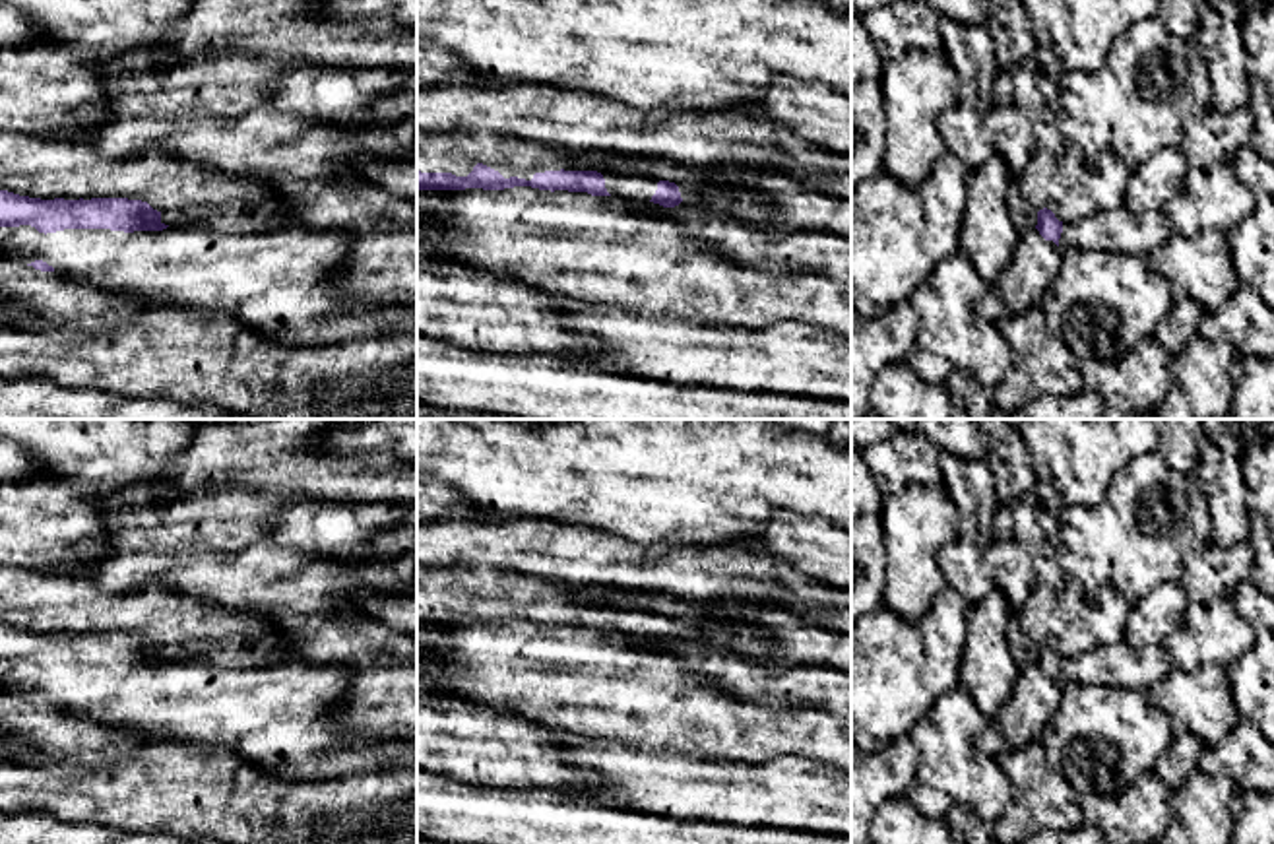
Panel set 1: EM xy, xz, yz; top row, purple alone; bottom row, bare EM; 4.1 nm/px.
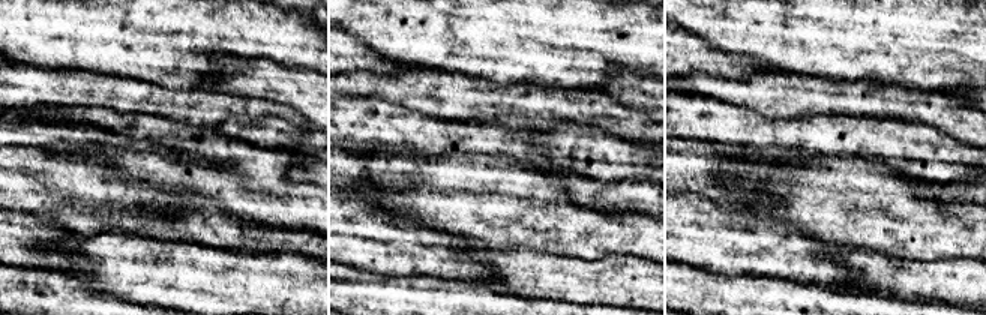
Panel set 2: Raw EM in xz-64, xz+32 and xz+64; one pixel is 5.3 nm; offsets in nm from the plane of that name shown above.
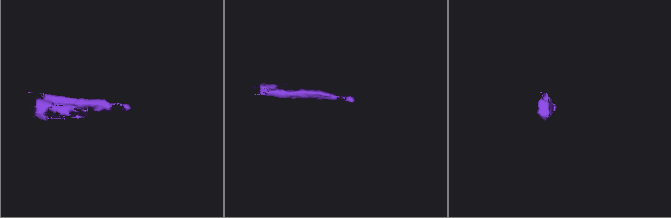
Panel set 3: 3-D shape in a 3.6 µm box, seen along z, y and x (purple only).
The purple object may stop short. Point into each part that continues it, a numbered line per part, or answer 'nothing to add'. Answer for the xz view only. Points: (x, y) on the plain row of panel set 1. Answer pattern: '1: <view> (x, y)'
1: xz (456, 586)

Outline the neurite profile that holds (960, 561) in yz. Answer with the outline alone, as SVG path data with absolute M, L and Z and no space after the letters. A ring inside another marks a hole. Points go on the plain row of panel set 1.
M958 537L939 551L940 570L946 586L956 590L968 605L977 603L995 586L981 570L977 543Z

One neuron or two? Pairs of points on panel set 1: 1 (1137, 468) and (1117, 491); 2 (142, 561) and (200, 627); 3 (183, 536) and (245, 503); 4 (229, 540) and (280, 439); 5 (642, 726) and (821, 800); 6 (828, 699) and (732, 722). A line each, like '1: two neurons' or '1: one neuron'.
1: one neuron
2: two neurons
3: one neuron
4: two neurons
5: two neurons
6: two neurons

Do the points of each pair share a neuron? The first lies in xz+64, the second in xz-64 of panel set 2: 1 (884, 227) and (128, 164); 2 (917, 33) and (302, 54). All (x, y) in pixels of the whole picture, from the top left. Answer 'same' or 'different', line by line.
1: different
2: same

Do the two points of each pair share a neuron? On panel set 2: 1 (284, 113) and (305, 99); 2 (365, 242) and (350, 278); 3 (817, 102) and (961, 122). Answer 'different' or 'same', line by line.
1: different
2: different
3: same

